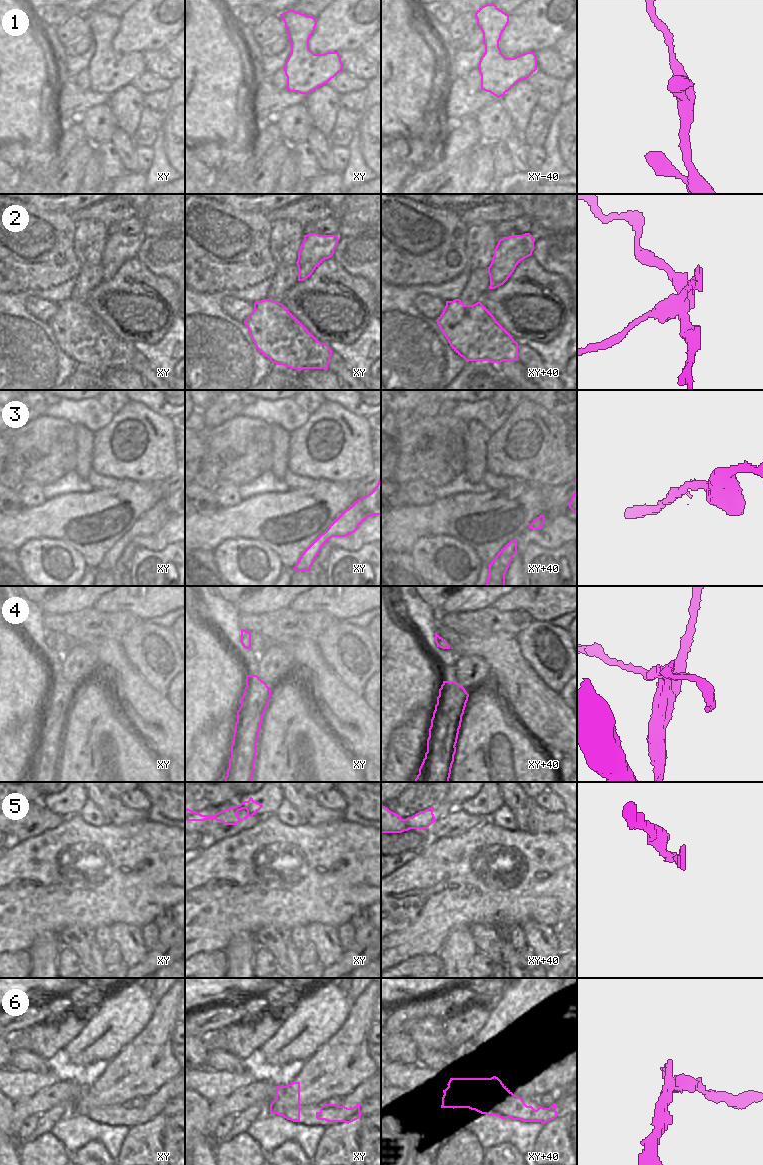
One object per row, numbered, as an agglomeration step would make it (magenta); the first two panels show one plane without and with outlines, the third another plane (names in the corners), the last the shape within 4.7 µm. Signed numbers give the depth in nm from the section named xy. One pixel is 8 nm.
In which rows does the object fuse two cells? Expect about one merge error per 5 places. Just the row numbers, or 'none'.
2, 4, 5, 6

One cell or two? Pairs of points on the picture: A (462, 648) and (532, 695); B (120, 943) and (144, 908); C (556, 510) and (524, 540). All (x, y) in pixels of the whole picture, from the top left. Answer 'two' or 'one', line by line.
A: one
B: two
C: one

